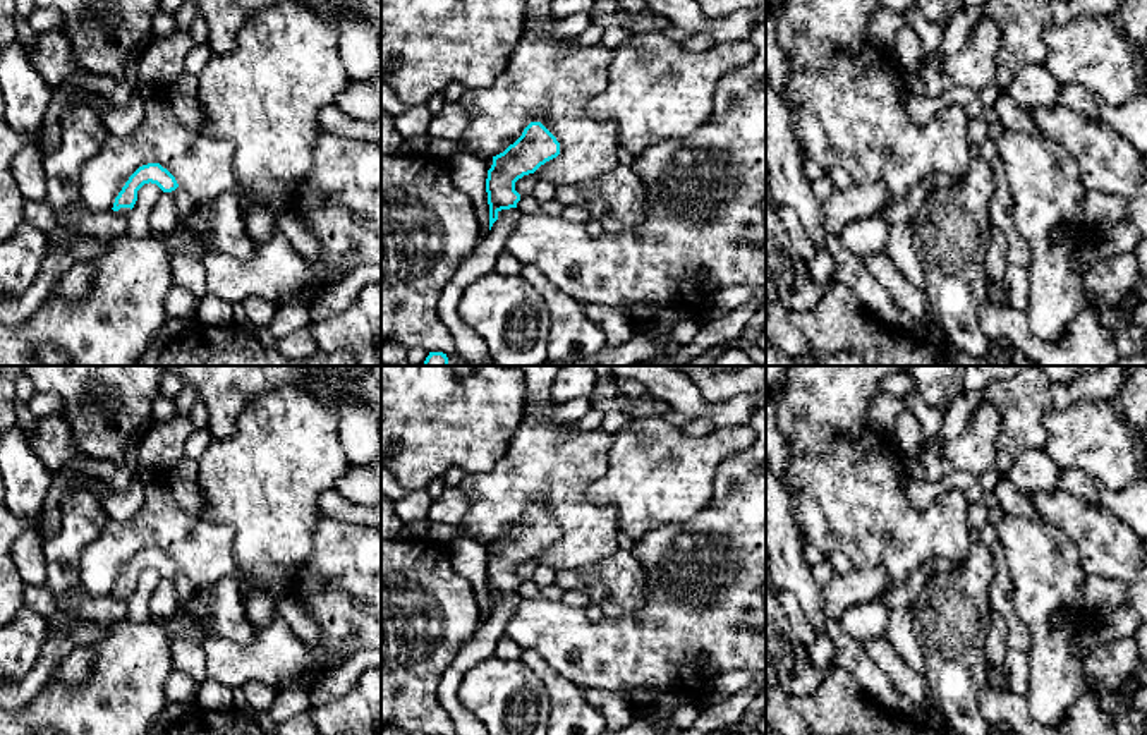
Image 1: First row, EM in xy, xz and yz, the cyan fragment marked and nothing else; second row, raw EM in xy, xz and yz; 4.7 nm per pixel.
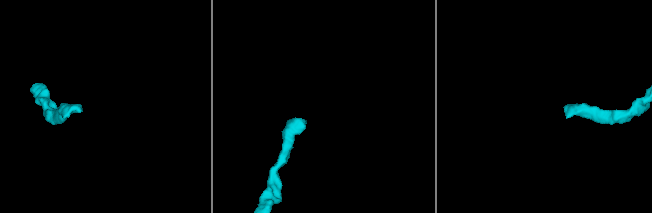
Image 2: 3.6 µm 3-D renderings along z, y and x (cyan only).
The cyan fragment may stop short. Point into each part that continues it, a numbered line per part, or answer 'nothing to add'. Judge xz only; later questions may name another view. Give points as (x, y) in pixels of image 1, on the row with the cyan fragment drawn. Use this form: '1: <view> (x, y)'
nothing to add

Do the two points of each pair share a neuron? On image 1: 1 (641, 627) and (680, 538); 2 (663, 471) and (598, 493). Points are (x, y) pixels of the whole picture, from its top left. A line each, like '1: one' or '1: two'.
1: one
2: one

